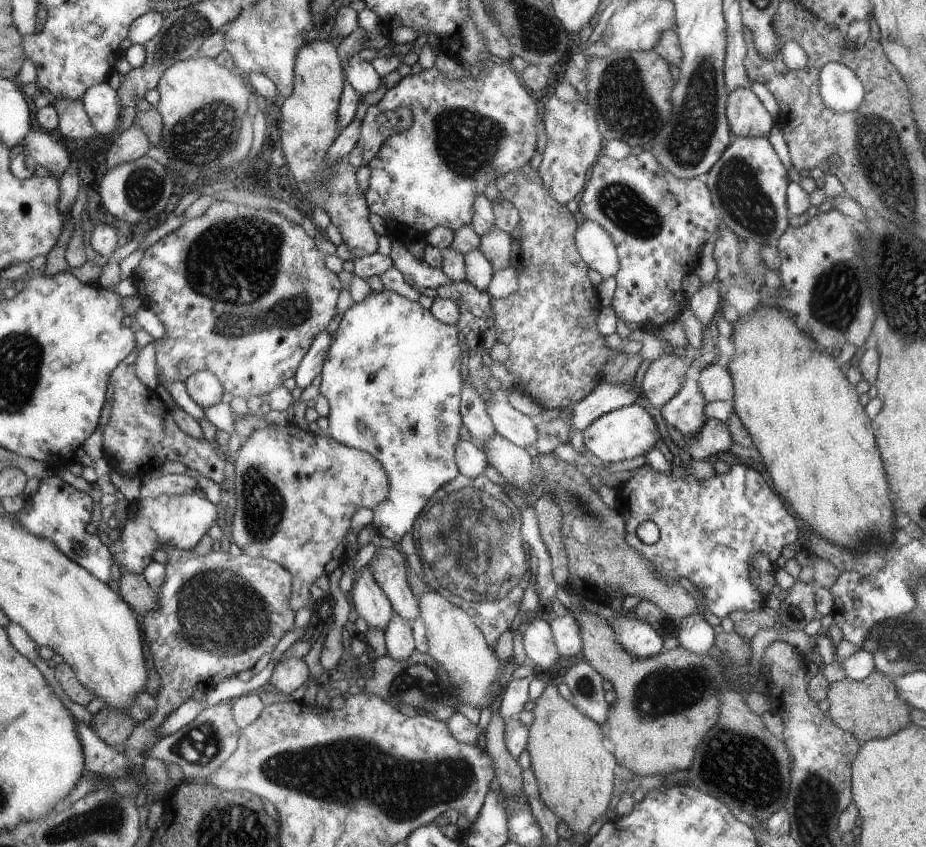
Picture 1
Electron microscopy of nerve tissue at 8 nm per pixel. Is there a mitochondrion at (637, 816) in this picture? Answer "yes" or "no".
no

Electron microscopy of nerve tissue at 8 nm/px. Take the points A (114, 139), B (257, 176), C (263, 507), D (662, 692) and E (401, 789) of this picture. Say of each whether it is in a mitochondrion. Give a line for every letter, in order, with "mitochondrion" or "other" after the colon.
A: other
B: other
C: mitochondrion
D: mitochondrion
E: mitochondrion

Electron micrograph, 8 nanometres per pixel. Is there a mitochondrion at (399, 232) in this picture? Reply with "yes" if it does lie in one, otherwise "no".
no

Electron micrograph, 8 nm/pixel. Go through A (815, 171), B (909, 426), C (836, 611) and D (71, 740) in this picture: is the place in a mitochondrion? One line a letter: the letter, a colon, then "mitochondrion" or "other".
A: other
B: other
C: other
D: other

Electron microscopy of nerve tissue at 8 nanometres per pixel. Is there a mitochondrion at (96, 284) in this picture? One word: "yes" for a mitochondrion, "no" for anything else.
no

